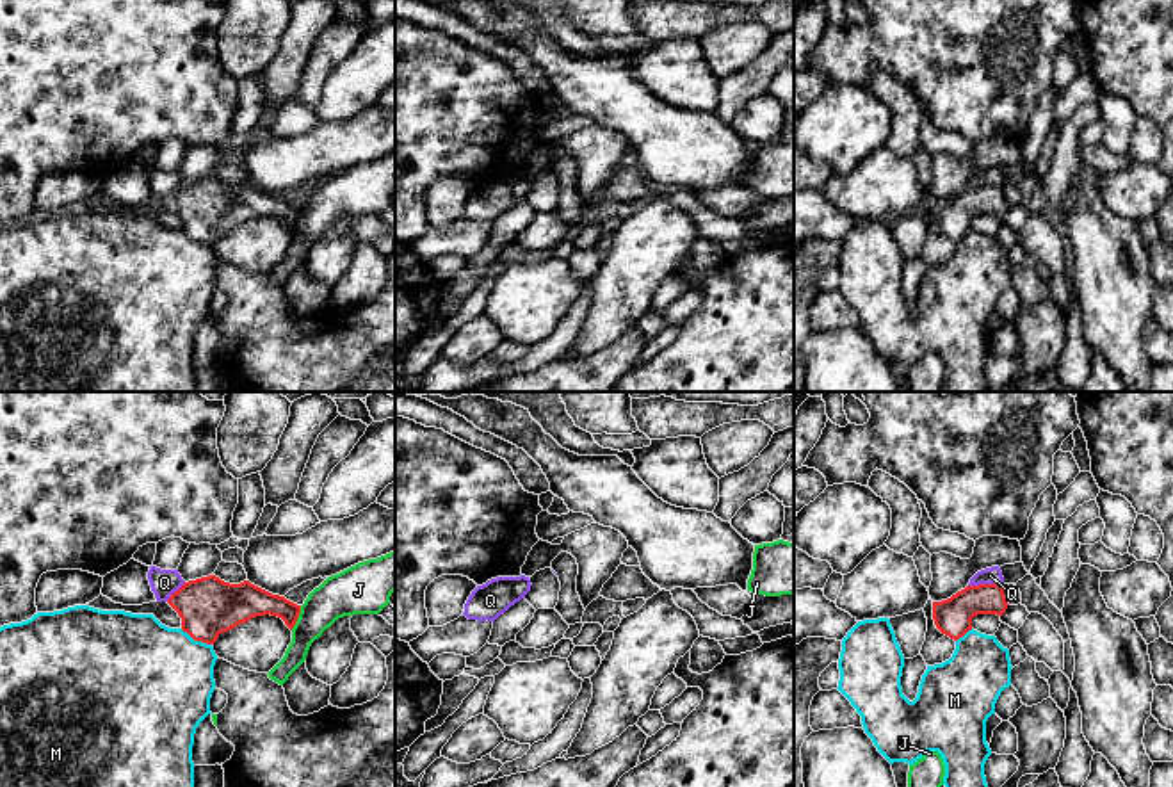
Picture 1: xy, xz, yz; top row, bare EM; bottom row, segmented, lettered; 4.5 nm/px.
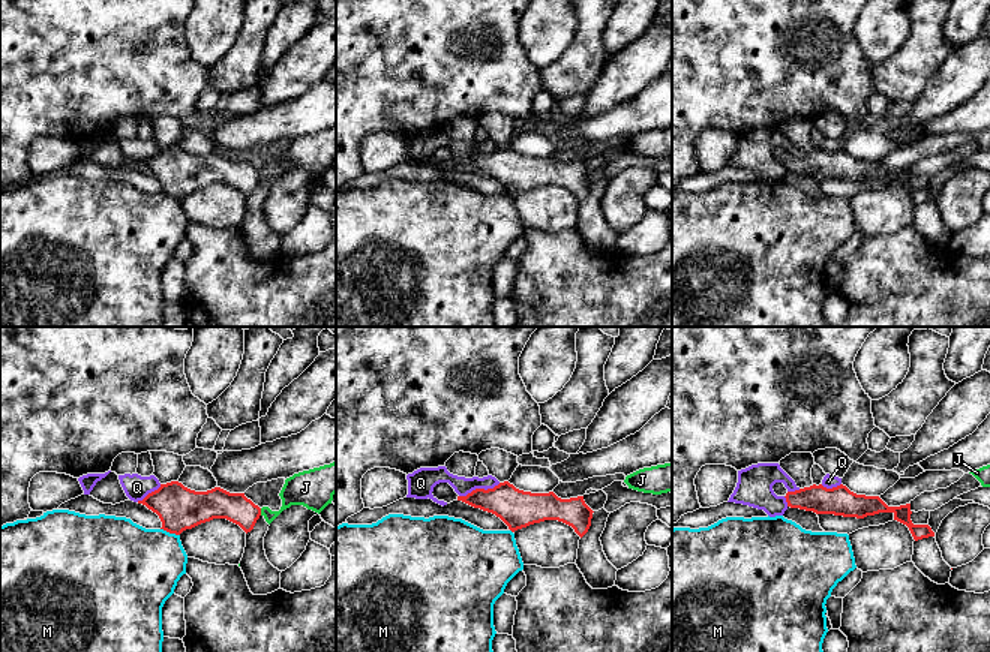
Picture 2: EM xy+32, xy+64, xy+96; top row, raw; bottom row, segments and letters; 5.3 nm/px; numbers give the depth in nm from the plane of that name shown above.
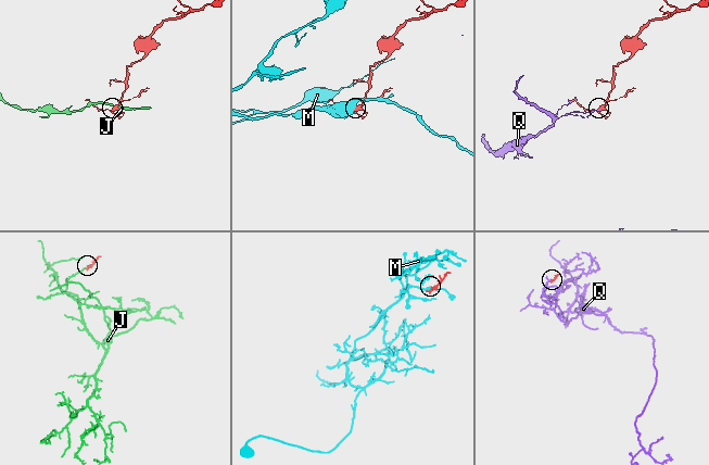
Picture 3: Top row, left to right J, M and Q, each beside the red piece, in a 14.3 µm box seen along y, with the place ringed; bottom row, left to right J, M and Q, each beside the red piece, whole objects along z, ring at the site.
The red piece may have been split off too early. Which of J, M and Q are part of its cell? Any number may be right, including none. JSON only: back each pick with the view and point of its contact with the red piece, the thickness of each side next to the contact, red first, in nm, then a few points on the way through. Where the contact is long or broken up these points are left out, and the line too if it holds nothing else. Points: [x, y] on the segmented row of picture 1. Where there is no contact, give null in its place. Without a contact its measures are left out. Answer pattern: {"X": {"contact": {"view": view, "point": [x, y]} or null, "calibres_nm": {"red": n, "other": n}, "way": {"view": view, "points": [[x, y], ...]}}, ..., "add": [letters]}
{"add": []}

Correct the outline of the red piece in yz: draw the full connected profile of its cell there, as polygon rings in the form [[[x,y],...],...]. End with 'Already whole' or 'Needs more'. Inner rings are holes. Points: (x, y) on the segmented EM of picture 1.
[[[1000,584],[967,586],[947,600],[933,602],[933,620],[942,634],[958,641],[972,630],[974,616],[1002,616],[1007,605],[1004,586]]]. Already whole

